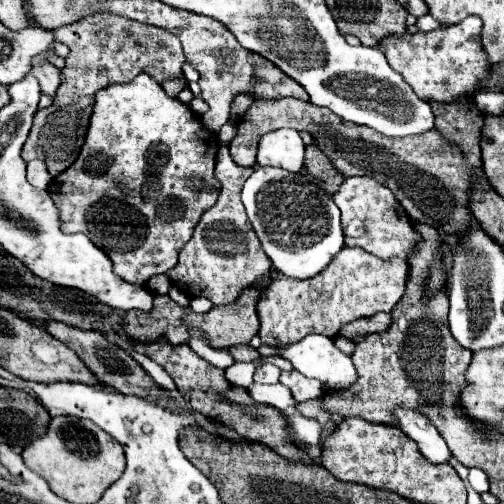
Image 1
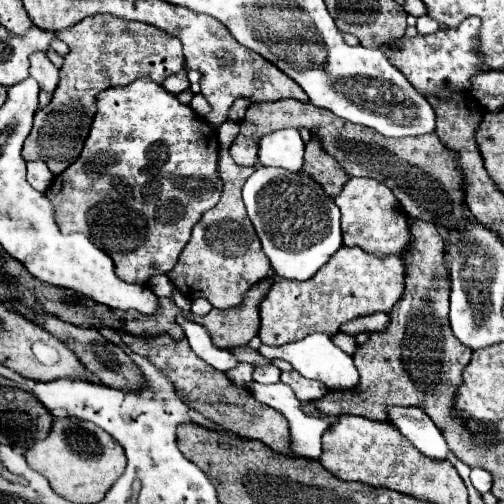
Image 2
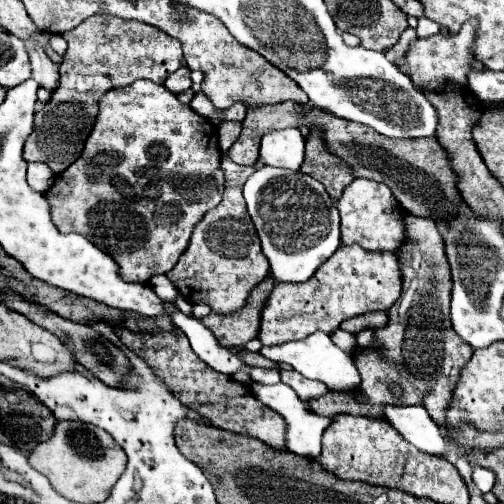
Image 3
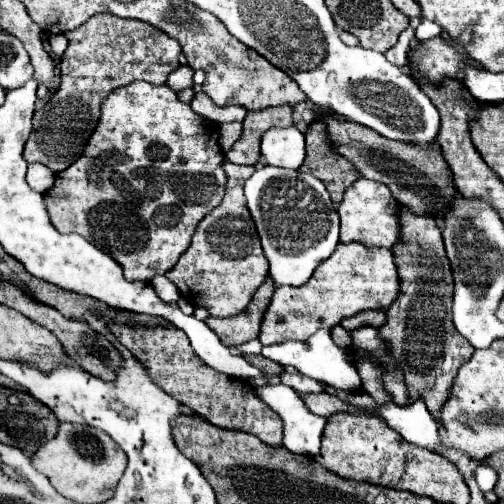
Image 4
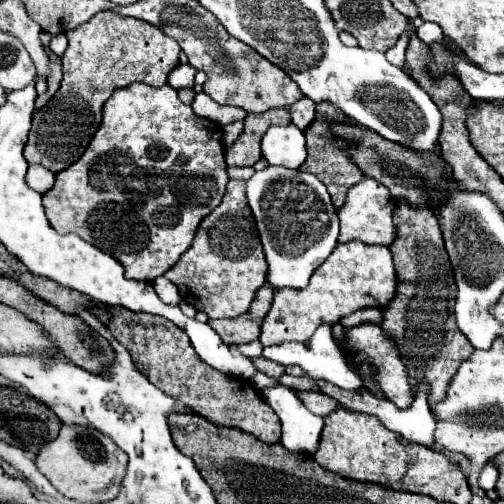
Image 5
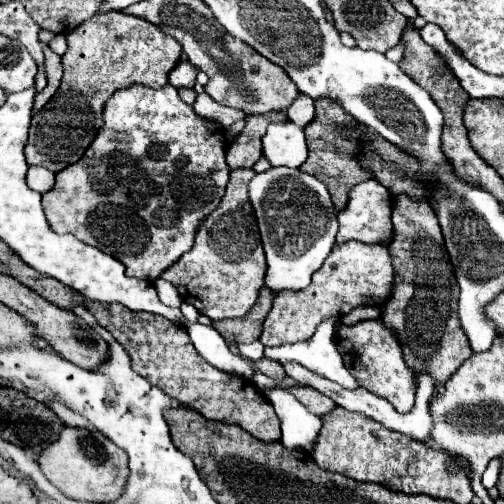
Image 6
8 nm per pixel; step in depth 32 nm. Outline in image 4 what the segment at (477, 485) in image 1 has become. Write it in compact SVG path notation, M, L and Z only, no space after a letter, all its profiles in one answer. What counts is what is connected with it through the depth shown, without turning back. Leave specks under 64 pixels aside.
M486 464L478 466L478 470L476 470L476 482L478 482L478 486L480 486L480 490L484 494L494 488L496 478L498 478L498 474L496 474L496 470L492 470L492 466L486 466Z

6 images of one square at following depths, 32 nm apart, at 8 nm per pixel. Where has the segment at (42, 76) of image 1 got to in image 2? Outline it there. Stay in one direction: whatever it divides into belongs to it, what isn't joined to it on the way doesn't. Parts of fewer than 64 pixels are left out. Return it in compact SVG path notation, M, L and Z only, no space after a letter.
M34 52L30 56L30 62L32 62L30 76L36 78L36 82L40 84L42 90L54 92L58 86L58 68L46 58L44 52Z

